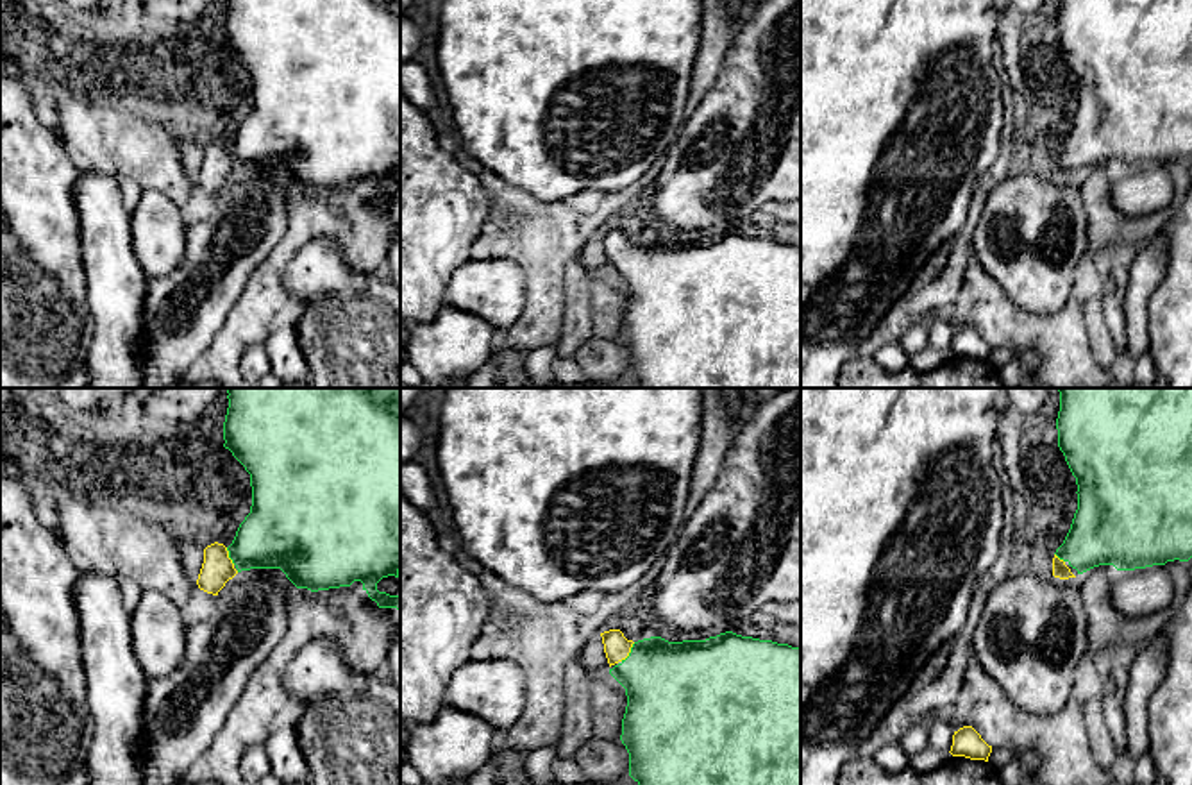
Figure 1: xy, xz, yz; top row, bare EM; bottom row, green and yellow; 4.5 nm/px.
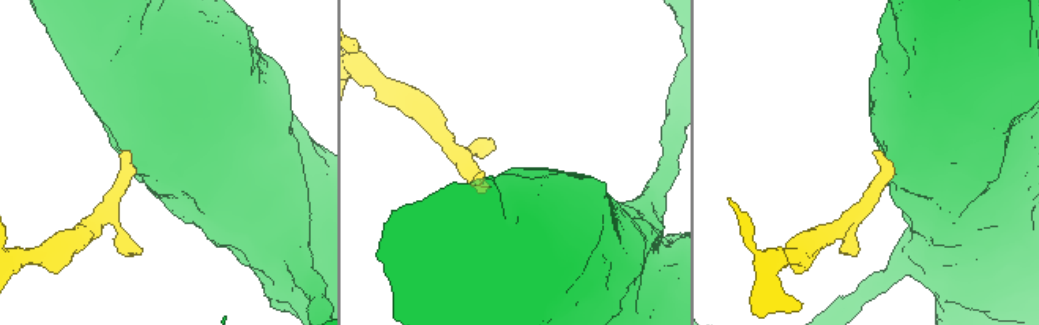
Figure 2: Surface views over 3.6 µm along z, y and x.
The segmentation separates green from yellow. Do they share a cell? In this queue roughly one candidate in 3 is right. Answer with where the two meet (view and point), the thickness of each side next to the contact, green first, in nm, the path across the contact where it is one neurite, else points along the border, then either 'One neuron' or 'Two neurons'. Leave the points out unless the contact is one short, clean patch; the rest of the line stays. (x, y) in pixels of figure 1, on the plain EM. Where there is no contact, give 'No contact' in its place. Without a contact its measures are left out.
Touches green at xz (629, 253). Thickness 420 nm (green) against 120 nm. Path across: xz (672, 288), (629, 253), (617, 247). One neuron

